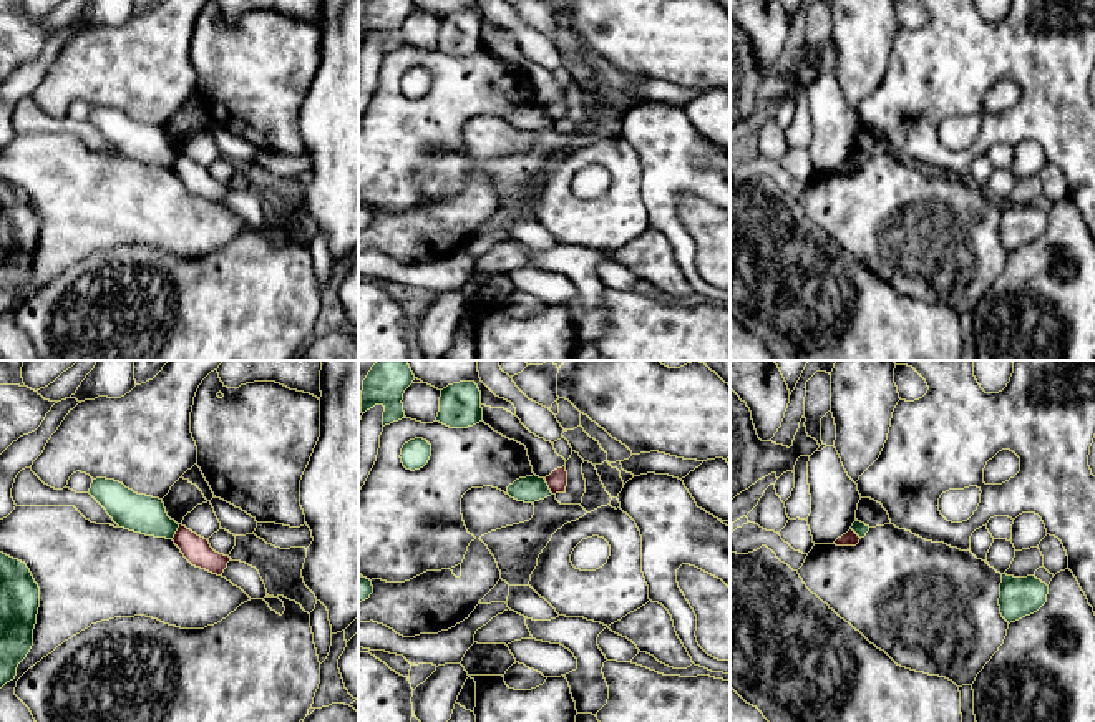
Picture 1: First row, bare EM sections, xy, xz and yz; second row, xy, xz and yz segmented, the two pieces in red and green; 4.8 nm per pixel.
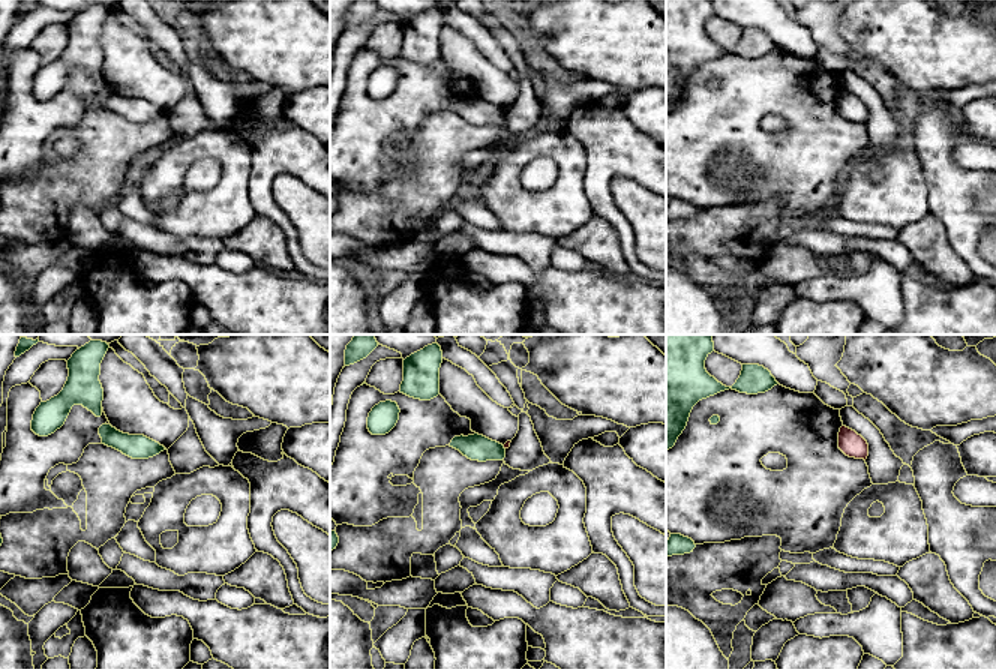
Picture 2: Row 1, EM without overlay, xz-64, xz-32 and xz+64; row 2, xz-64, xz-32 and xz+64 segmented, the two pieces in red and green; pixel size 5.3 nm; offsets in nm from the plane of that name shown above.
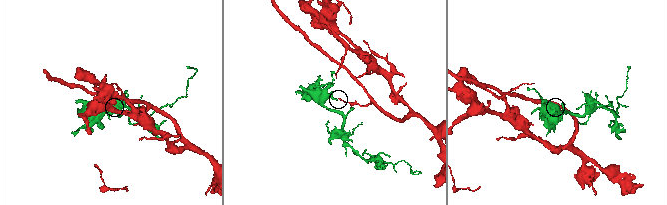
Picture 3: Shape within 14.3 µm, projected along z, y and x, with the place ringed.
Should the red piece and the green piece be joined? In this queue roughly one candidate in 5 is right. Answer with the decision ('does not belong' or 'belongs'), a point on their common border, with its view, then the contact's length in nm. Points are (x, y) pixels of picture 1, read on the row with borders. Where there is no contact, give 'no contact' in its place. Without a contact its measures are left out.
does not belong; contact xz (548, 485); length 90 nm

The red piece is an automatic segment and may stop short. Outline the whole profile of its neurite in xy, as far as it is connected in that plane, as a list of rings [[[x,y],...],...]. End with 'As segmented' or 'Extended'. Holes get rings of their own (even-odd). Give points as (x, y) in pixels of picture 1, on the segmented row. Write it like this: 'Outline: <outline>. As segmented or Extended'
Outline: [[[179,524],[173,541],[192,566],[212,574],[222,576],[231,561],[229,556],[216,553],[207,539],[197,536],[182,524]]]. As segmented

